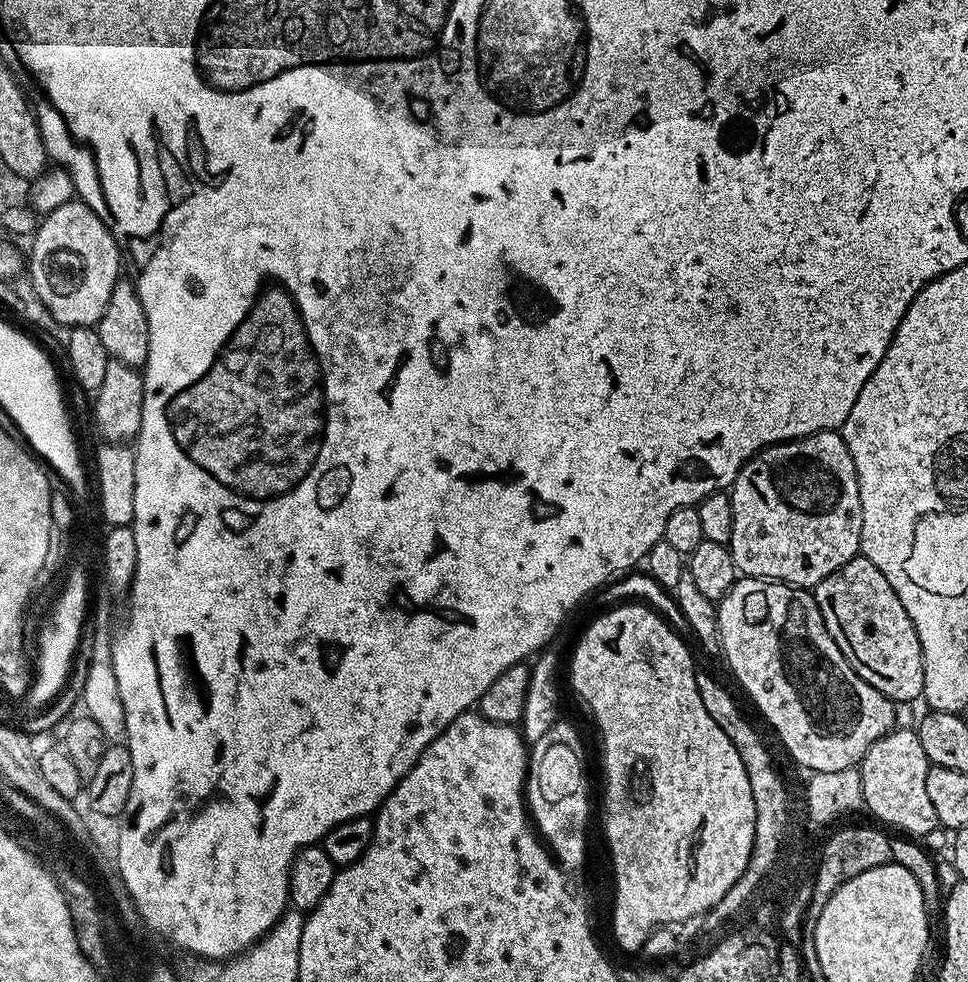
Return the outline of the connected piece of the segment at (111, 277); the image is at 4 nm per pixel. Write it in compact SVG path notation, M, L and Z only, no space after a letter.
M73 198L68 204L58 206L58 210L47 213L37 223L36 231L31 237L32 253L26 256L26 276L32 279L32 288L44 308L65 329L91 328L102 318L110 302L110 290L114 290L117 280L121 279L120 260L122 248L114 237L112 229L90 206Z

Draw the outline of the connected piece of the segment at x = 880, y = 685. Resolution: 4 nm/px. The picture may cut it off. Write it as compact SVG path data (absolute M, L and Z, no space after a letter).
M857 554L838 570L831 572L814 589L822 622L830 630L830 638L838 642L846 662L874 690L889 696L894 702L919 701L924 694L924 663L918 630L906 614L906 606L898 602L894 586L886 582L886 574L863 554Z

